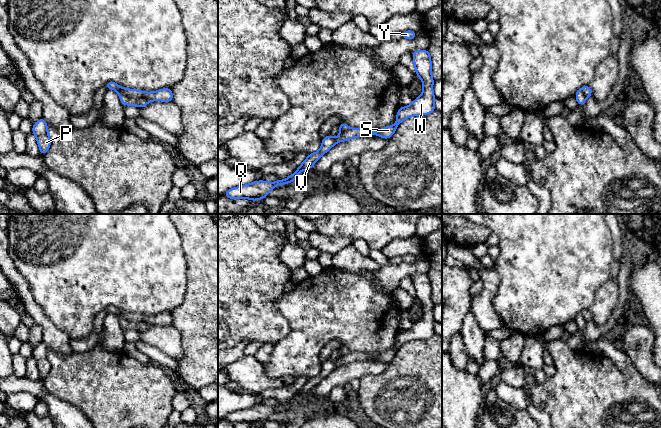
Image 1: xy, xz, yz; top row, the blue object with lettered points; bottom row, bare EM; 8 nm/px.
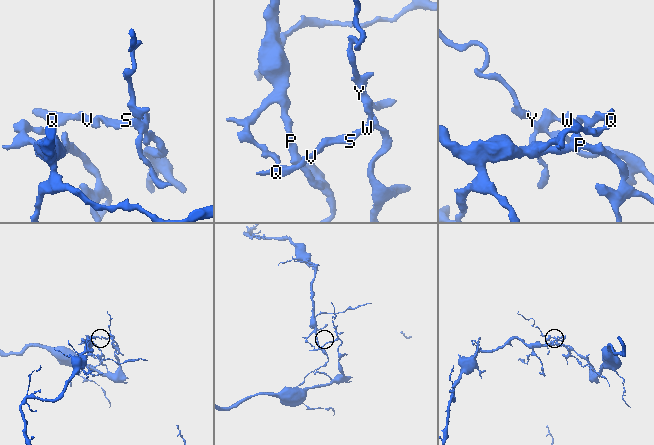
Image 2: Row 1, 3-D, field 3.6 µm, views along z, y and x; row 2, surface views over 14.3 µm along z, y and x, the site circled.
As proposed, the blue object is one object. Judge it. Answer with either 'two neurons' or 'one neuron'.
two neurons

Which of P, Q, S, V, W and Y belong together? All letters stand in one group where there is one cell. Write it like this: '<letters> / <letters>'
P Q V / S W Y

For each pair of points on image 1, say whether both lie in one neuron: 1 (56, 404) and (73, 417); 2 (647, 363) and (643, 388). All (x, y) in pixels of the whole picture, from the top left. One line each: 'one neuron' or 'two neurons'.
1: one neuron
2: two neurons

